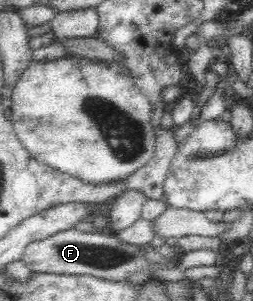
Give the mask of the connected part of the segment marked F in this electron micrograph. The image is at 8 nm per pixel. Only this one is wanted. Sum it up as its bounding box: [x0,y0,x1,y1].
[21,228,156,281]

